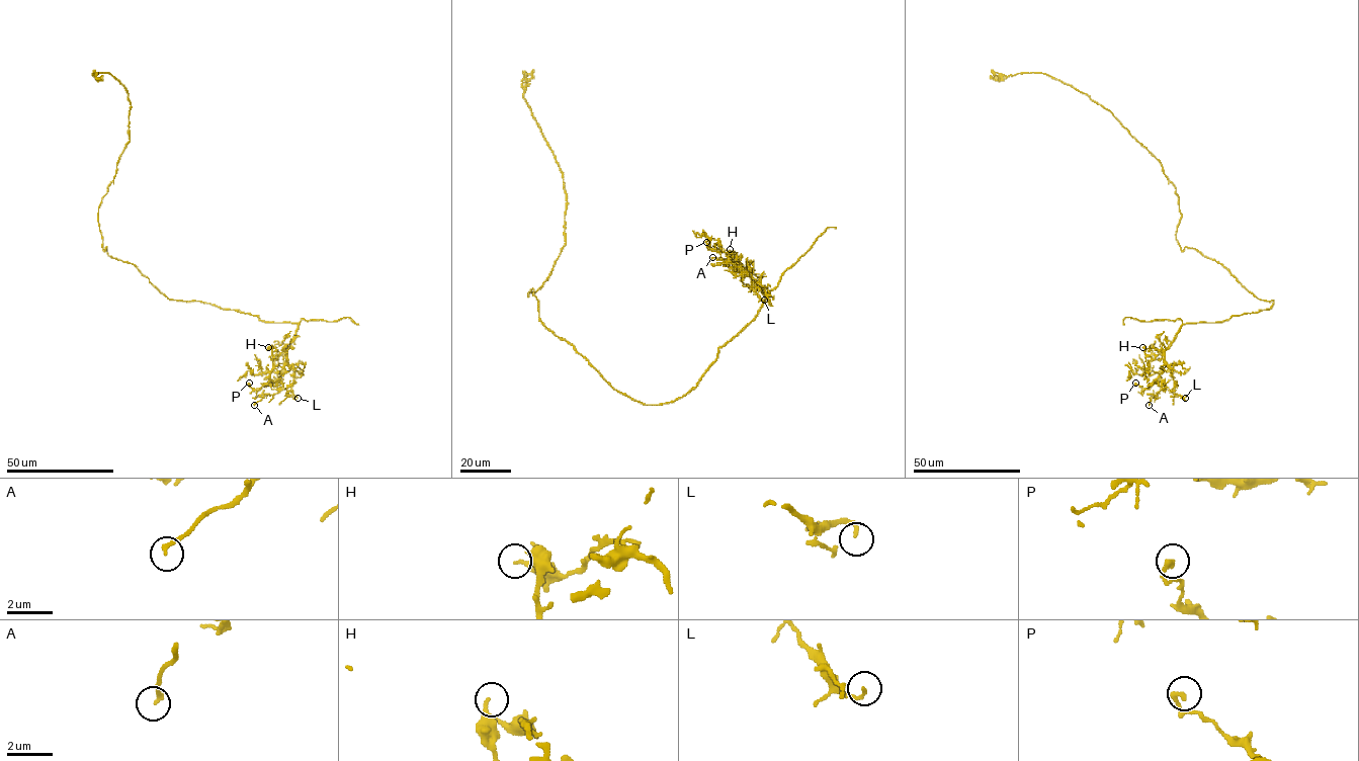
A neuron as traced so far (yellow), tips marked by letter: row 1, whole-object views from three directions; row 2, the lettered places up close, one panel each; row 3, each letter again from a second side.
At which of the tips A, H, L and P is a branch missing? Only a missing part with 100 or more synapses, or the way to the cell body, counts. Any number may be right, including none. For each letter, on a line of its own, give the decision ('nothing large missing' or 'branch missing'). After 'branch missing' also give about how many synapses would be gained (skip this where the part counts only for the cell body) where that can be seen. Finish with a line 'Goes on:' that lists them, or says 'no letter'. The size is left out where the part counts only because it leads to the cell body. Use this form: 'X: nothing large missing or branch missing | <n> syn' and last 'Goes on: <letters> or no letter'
A: nothing large missing
H: nothing large missing
L: nothing large missing
P: nothing large missing
Goes on: no letter

